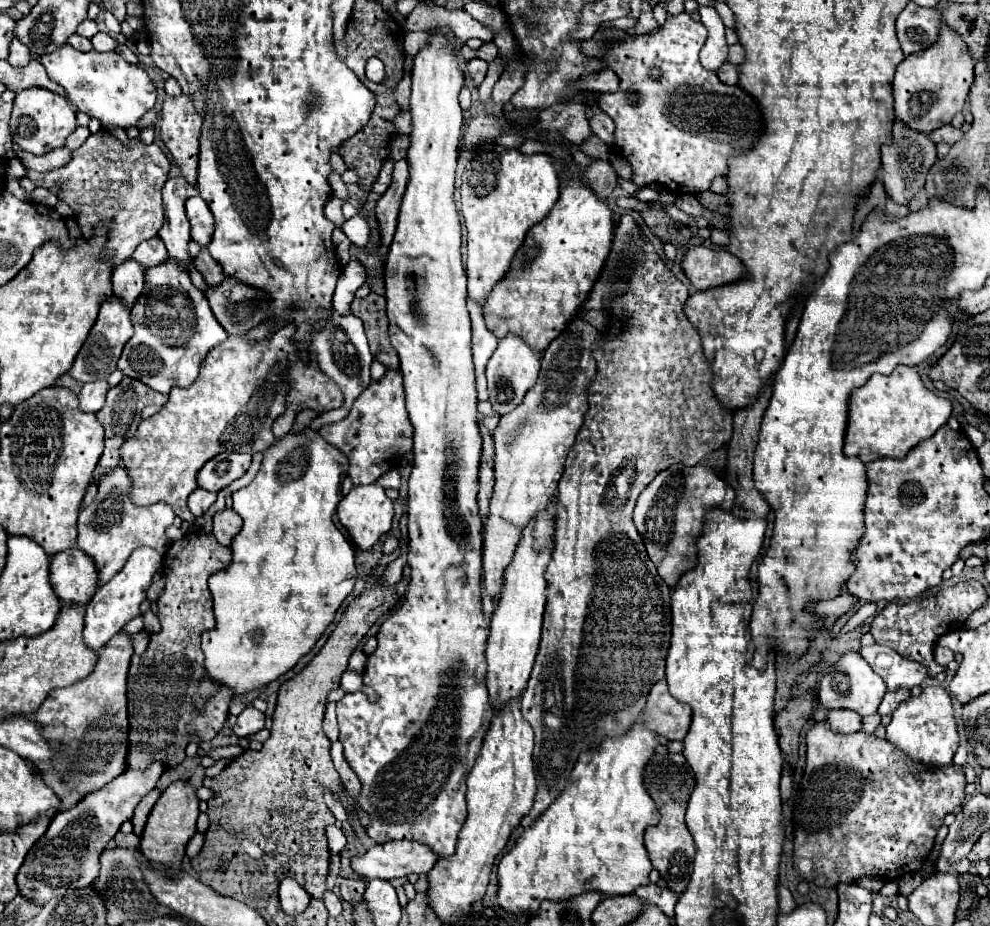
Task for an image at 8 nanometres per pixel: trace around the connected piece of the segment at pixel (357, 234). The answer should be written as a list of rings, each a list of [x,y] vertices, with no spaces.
[[[355,215],[355,217],[351,217],[351,219],[347,219],[345,223],[343,223],[343,227],[341,227],[341,231],[349,237],[349,241],[353,243],[353,245],[357,245],[359,249],[365,249],[365,245],[367,245],[367,241],[369,241],[369,235],[371,235],[371,229],[369,229],[369,223],[367,223],[367,219],[363,217],[363,215]]]

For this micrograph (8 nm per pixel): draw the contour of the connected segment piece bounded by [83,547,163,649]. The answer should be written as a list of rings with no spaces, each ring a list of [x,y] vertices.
[[[139,547],[131,553],[123,569],[117,575],[113,575],[109,583],[101,585],[95,591],[93,599],[85,605],[85,633],[83,633],[83,639],[91,649],[101,649],[115,633],[123,629],[127,621],[139,615],[139,605],[145,601],[151,579],[161,567],[163,567],[163,557],[155,549]]]

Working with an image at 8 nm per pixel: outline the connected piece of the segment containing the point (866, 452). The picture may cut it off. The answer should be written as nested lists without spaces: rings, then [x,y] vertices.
[[[897,367],[891,375],[873,375],[863,387],[855,389],[851,393],[849,403],[849,425],[847,425],[847,437],[845,437],[845,455],[857,455],[863,463],[879,459],[879,457],[891,457],[891,459],[903,459],[911,447],[919,445],[925,439],[931,439],[935,431],[943,425],[947,425],[947,419],[951,415],[951,401],[945,397],[935,395],[929,391],[915,367]]]

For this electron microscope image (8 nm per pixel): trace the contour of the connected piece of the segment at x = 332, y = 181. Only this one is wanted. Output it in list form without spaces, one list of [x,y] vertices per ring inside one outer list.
[[[331,173],[331,177],[329,177],[329,185],[331,185],[331,189],[333,189],[333,195],[335,197],[339,197],[341,201],[347,201],[349,199],[349,191],[347,191],[347,185],[345,185],[345,181],[341,179],[341,175],[339,173]]]

